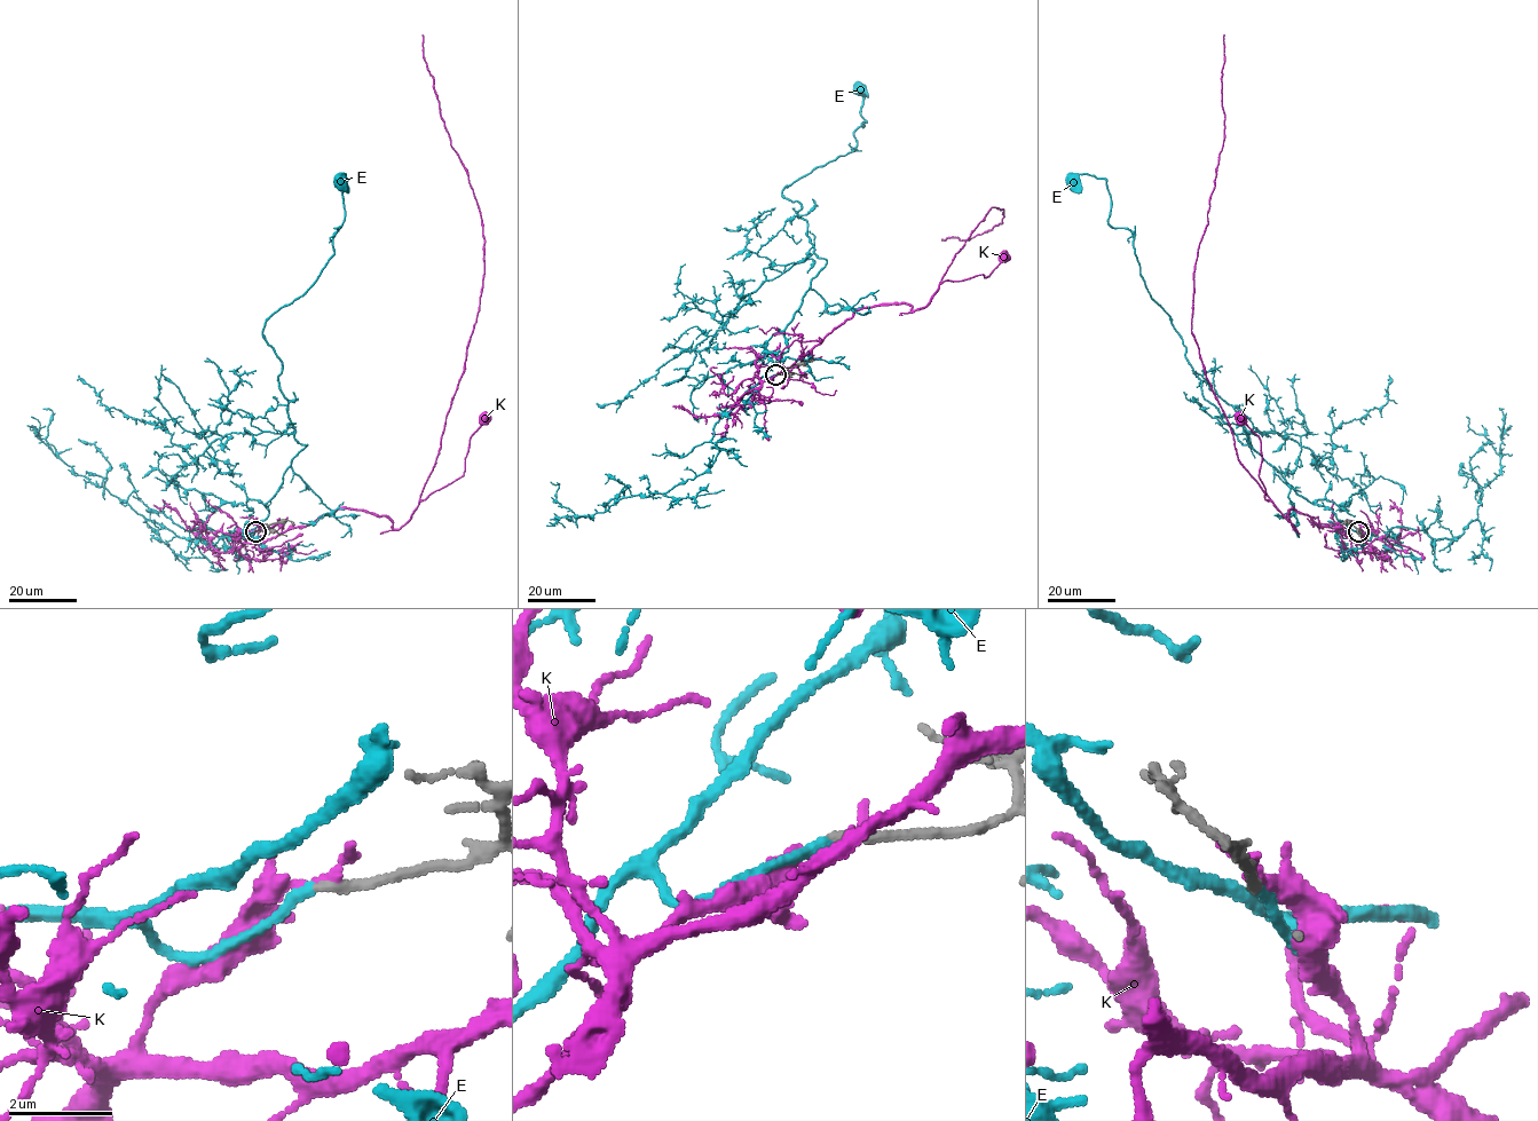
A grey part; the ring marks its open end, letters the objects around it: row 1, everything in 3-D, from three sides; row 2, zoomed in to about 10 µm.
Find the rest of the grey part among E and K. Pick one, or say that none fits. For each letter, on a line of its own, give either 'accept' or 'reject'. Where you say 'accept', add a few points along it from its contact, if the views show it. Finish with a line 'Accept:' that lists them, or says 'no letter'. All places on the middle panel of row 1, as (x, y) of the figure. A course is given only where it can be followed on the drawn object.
E: accept; course (775, 375), (764, 377), (827, 261), (801, 205), (781, 191), (853, 150), (866, 120), (861, 88)
K: reject
Accept: E

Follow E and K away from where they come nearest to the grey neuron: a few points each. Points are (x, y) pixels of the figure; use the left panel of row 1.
E: (255, 531), (244, 534), (267, 515), (307, 444), (294, 437), (282, 362), (262, 330), (334, 253), (341, 181)
K: (258, 531), (244, 542), (341, 508), (400, 529), (419, 500), (463, 474), (484, 417)

